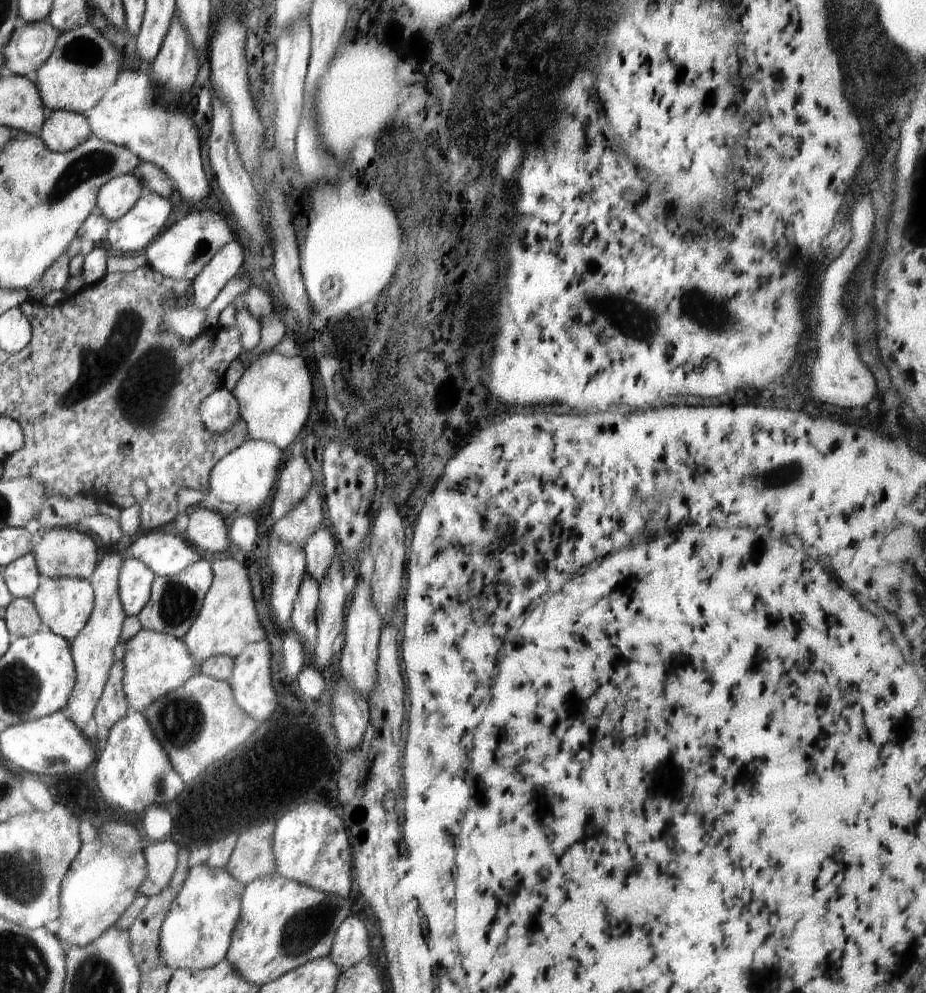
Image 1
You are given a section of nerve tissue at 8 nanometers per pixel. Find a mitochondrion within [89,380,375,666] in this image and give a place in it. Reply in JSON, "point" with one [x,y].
{"point":[178,602]}

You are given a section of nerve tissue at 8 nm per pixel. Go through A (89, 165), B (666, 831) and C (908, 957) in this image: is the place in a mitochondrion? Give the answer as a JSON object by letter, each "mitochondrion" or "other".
{"A":"mitochondrion","B":"other","C":"other"}

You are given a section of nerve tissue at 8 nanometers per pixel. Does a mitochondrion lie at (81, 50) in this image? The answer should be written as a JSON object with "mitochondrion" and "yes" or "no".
{"mitochondrion":"yes"}

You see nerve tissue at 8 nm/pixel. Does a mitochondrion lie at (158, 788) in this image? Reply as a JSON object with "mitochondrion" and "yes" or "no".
{"mitochondrion":"yes"}

